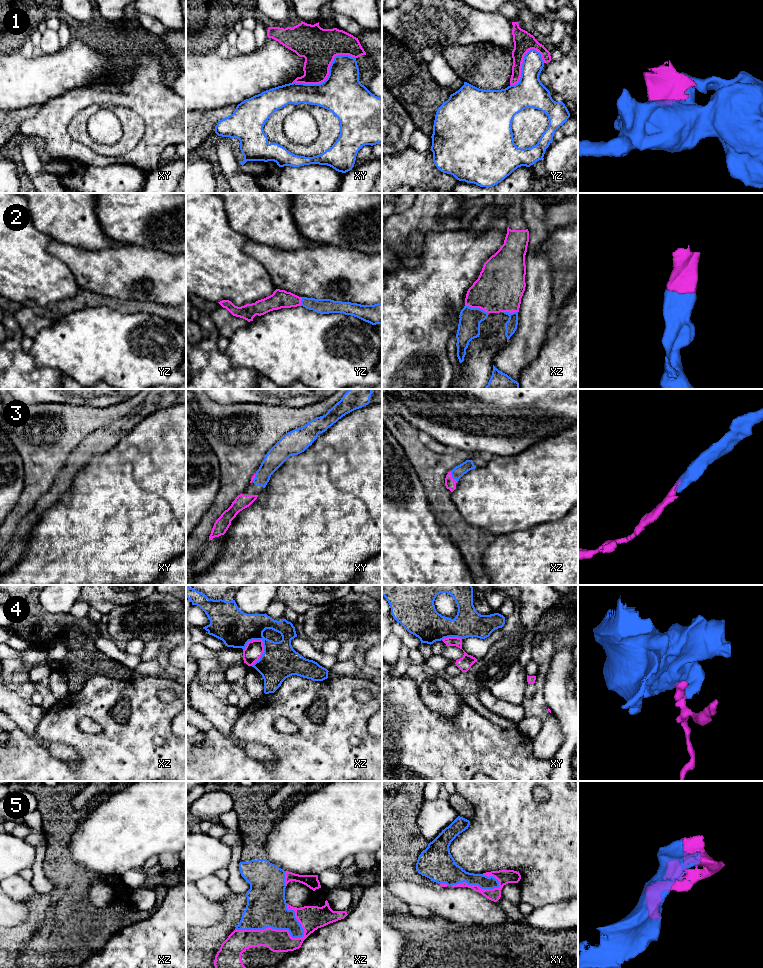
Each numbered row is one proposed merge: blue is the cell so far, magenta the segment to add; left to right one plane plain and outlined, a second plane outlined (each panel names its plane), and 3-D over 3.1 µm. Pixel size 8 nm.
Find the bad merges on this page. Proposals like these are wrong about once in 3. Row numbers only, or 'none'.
1, 4

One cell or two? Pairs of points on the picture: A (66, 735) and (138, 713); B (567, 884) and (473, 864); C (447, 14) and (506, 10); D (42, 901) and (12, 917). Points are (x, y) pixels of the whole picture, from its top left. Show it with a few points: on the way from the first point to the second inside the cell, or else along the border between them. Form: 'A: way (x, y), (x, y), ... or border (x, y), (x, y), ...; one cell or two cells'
A: way (85, 741), (114, 741), (123, 732); one cell
B: way (544, 861), (542, 859), (496, 859); one cell
C: border (498, 11), (511, 22); two cells
D: border (28, 903), (29, 916), (23, 922), (14, 926); two cells

